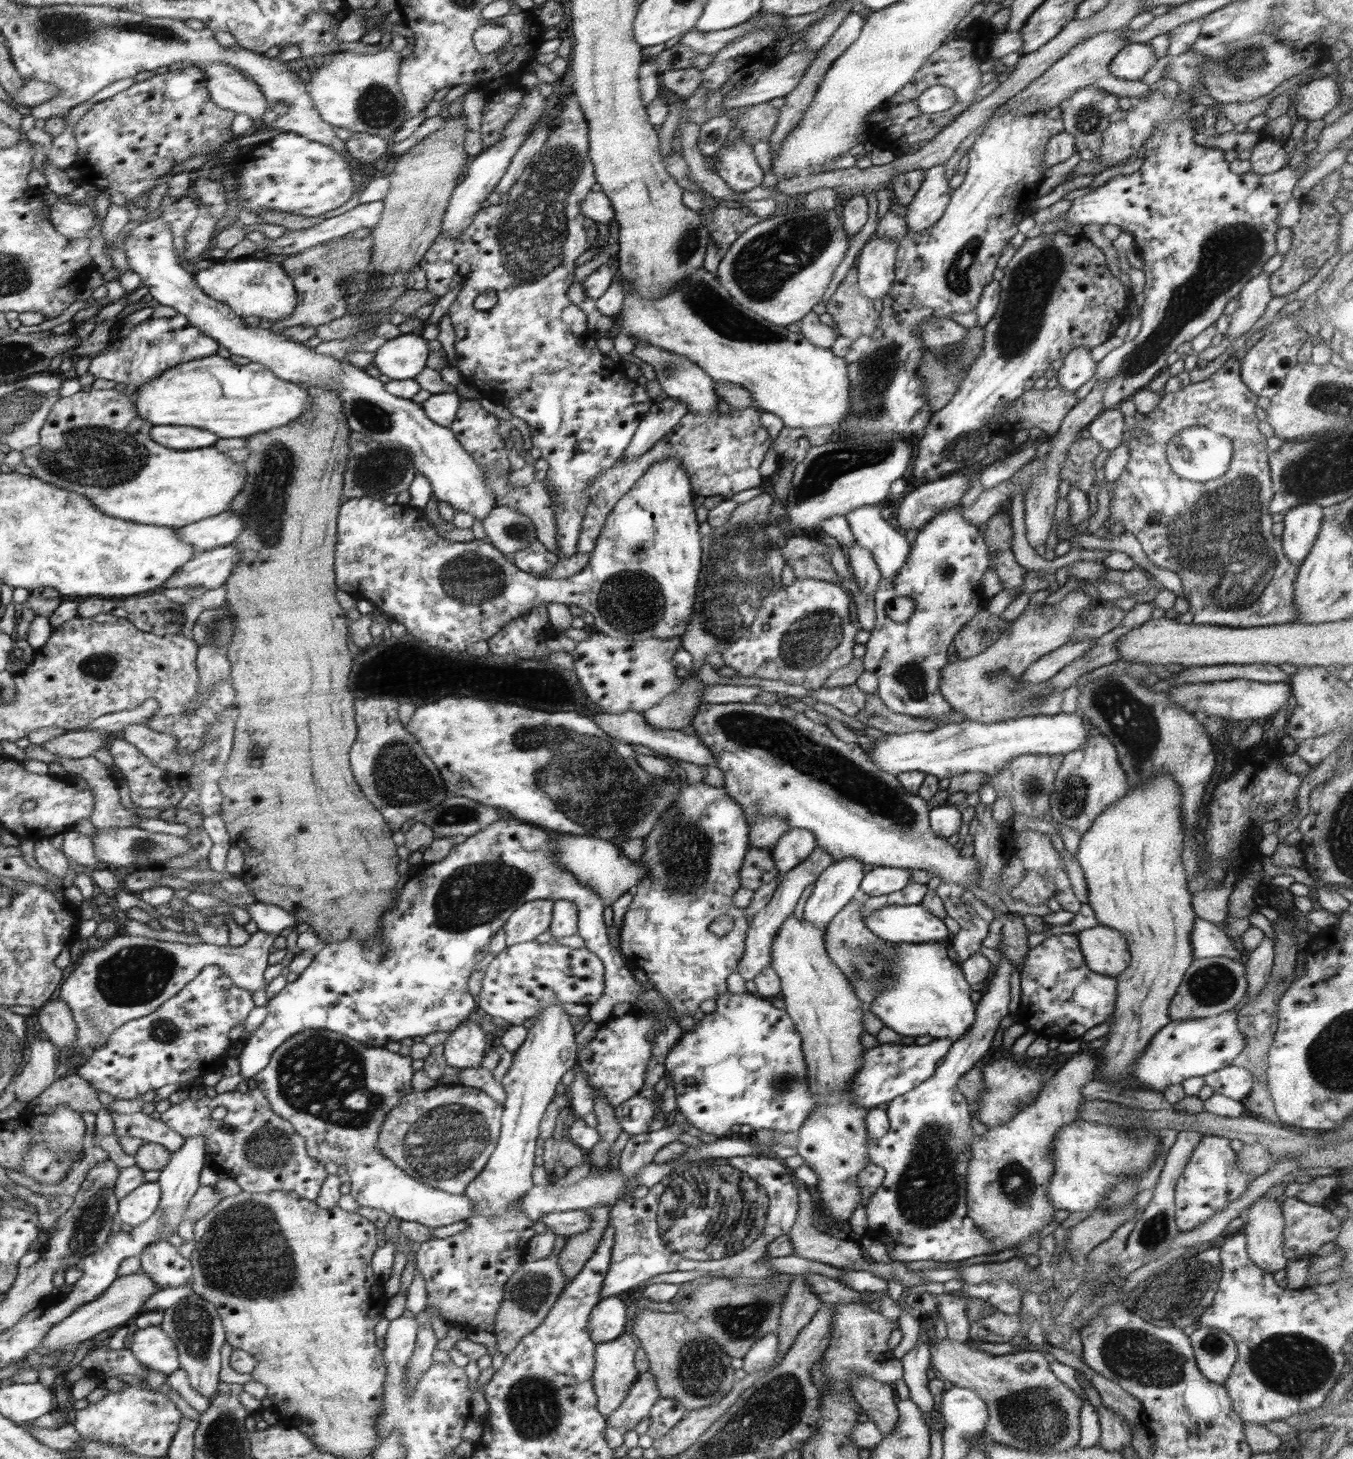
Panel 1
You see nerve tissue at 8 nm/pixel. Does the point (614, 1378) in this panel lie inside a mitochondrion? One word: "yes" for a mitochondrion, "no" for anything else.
no

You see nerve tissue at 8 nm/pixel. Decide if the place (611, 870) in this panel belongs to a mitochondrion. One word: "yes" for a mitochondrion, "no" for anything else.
no

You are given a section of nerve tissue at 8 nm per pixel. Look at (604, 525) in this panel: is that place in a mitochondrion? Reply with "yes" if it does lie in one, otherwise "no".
no

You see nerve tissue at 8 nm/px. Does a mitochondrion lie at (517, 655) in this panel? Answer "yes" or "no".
no

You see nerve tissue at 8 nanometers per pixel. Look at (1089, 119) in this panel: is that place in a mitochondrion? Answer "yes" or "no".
yes

